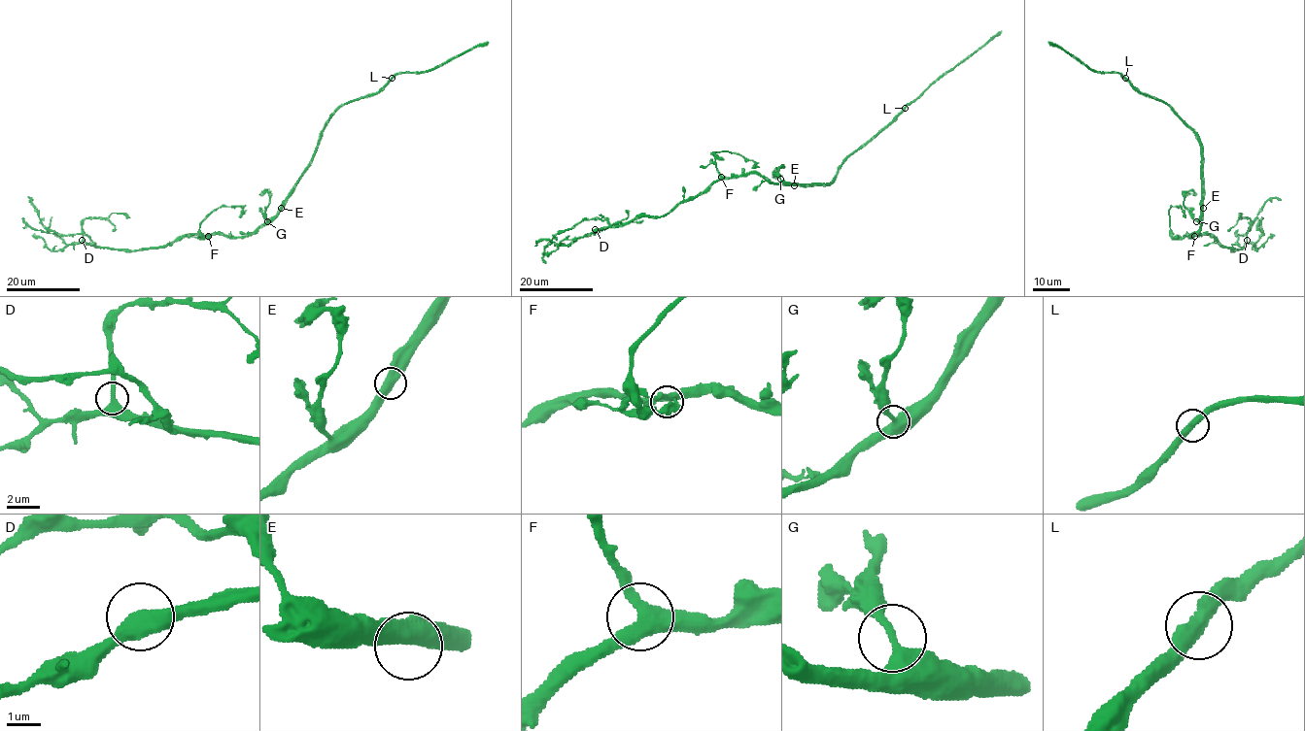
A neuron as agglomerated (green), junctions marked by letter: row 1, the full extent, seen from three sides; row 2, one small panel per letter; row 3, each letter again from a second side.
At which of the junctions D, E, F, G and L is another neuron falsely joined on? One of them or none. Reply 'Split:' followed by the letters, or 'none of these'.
Split: none of these

